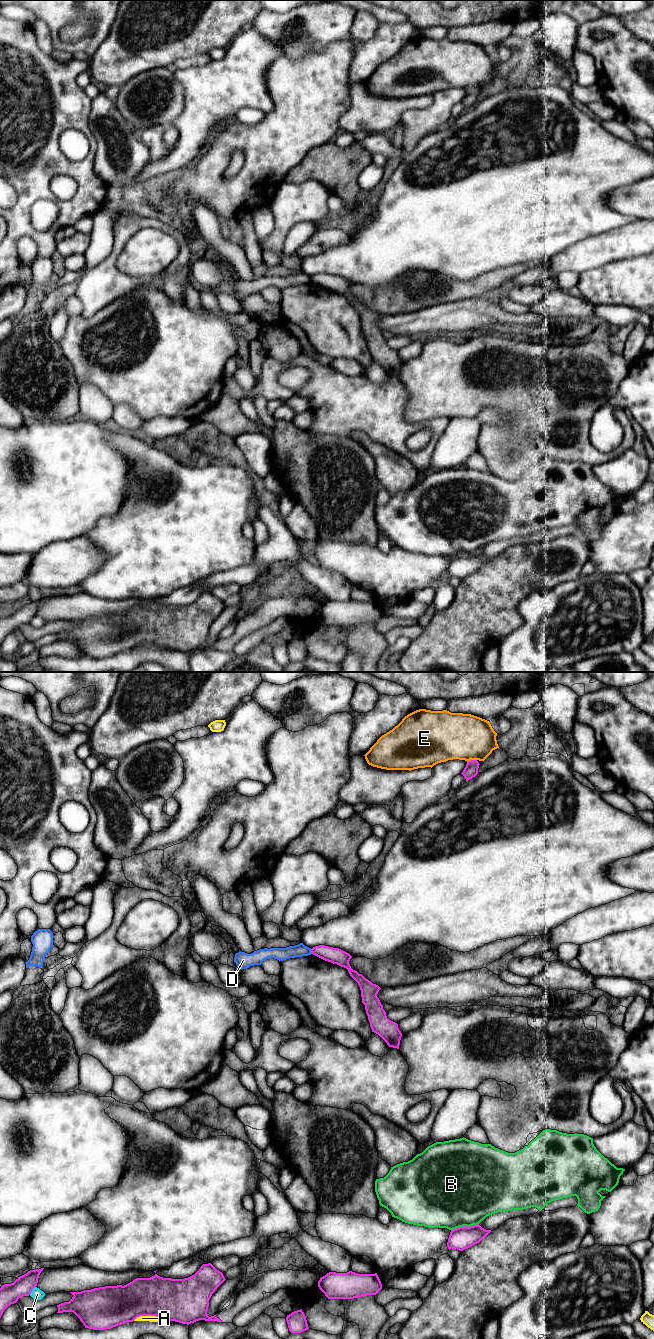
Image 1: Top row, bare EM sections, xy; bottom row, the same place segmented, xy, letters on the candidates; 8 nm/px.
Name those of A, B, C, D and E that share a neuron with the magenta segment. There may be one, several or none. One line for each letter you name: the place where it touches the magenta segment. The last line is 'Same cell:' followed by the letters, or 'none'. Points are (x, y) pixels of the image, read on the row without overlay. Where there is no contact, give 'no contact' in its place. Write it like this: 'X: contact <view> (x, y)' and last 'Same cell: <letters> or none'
Same cell: none

